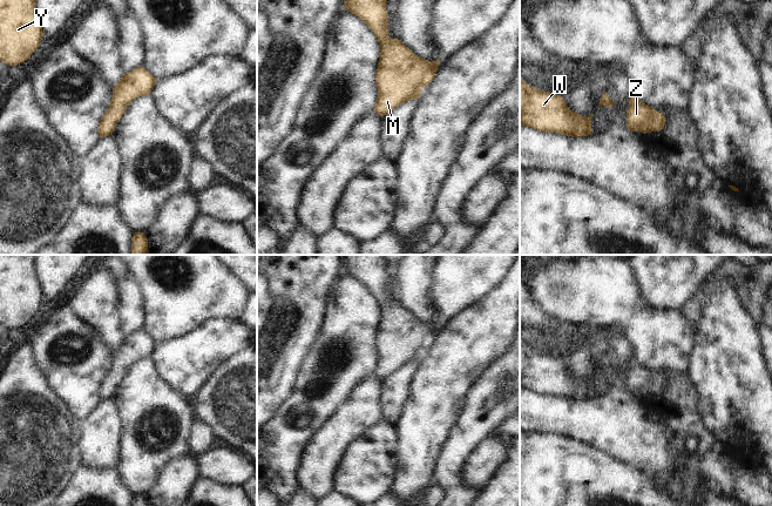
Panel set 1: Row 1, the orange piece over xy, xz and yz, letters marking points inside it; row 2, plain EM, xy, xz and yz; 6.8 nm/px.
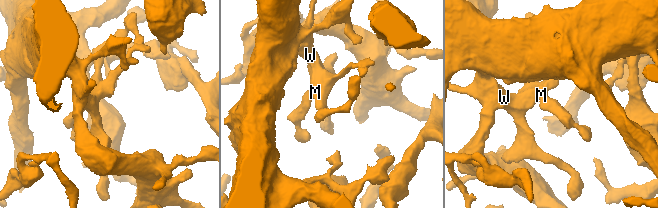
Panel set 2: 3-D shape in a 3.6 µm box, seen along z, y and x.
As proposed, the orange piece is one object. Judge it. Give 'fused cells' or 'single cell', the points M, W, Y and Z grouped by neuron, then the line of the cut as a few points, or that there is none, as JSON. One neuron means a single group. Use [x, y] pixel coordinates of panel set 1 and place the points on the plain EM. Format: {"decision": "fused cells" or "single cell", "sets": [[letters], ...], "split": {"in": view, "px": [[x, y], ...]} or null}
{"decision": "single cell", "sets": [["M", "W", "Y", "Z"]], "split": null}

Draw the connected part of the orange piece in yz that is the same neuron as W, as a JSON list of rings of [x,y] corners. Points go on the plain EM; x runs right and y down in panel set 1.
[[[520,338],[520,389],[581,400],[591,398],[592,379],[584,380],[571,375],[562,359],[539,353],[526,346]]]

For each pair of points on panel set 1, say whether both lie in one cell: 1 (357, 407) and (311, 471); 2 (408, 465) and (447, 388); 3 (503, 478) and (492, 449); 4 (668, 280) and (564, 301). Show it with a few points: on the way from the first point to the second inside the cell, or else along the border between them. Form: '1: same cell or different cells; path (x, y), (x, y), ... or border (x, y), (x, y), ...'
1: same cell; path (347, 423), (329, 442), (320, 456)
2: same cell; path (418, 446), (421, 429), (433, 406)
3: different cells; border (499, 439), (505, 447), (505, 461), (480, 487)
4: different cells; border (629, 267), (635, 277), (641, 299), (654, 309)

